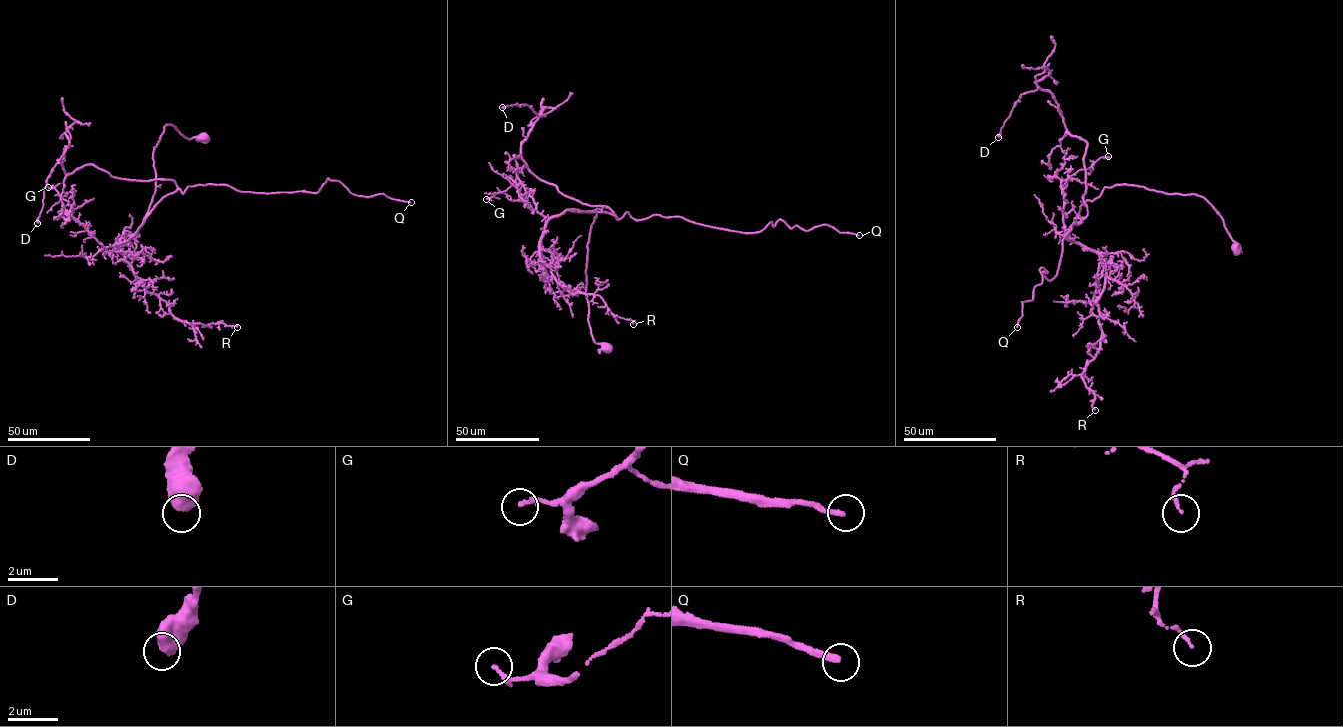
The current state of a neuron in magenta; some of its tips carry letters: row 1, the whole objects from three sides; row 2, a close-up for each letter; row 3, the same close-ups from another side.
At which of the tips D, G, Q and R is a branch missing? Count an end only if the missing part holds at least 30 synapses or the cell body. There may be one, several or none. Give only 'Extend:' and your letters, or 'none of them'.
Extend: Q

